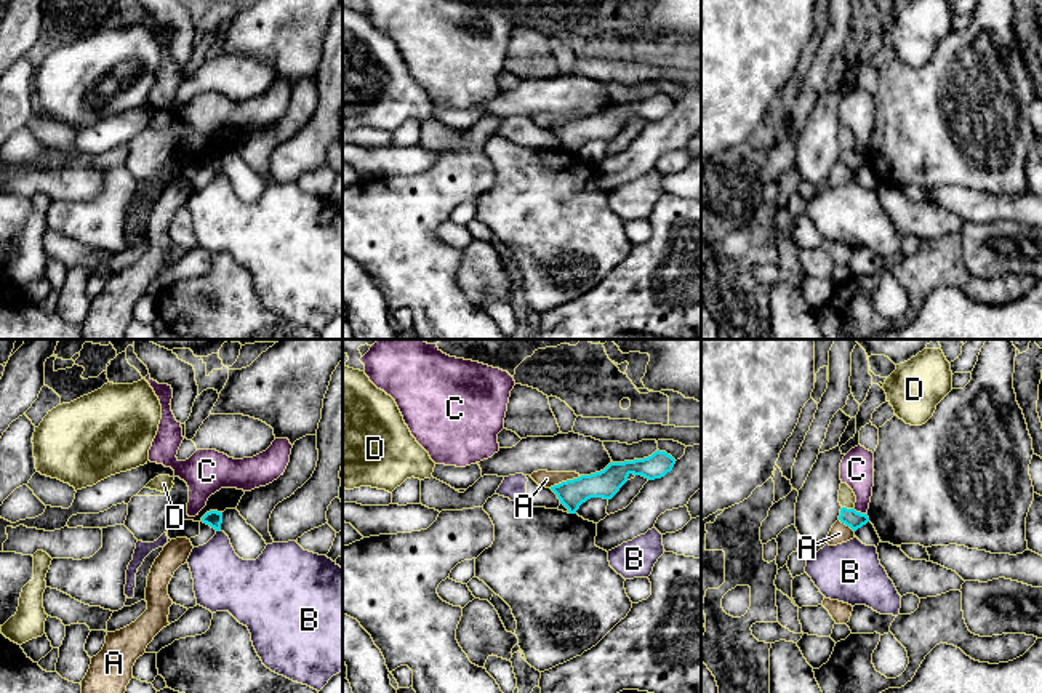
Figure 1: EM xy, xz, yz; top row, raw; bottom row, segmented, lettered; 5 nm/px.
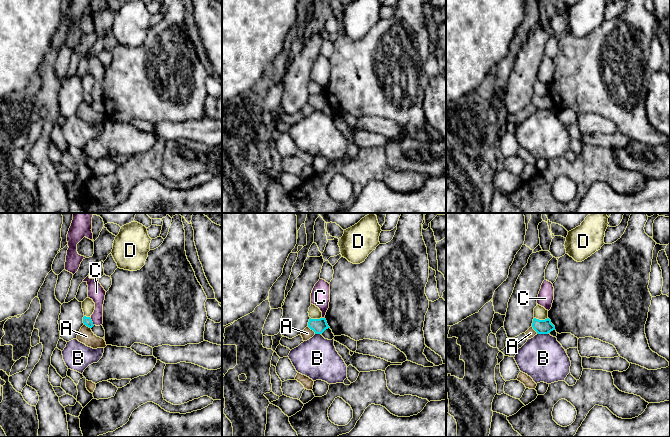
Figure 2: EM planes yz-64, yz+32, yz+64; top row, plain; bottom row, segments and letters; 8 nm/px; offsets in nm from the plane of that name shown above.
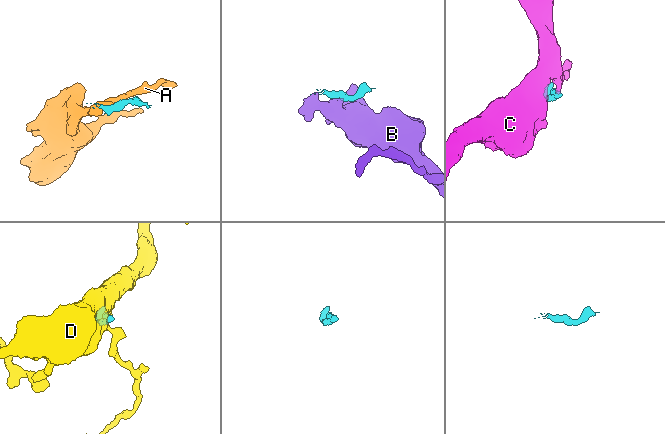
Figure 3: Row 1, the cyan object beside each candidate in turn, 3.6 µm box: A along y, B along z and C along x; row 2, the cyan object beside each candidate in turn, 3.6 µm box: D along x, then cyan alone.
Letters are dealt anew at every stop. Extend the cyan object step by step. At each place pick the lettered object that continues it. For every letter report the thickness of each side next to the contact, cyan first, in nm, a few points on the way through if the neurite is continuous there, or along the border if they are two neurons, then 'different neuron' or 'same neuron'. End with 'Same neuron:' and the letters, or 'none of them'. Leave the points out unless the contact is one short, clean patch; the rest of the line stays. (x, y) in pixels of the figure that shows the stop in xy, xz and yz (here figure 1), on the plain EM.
A: 140 nm thick on the cyan side, 80 nm on the other; border along xz (581, 117), (549, 128); different neuron
B: 80 nm thick on the cyan side, 280 nm on the other; border along xy (220, 170), (216, 173); different neuron
C: 90 nm thick on the cyan side, 180 nm on the other; border along yz (853, 149), (866, 156); different neuron
D: 90 nm thick on the cyan side, 90 nm on the other; border along yz (842, 148), (852, 151); different neuron
Same neuron: none of them

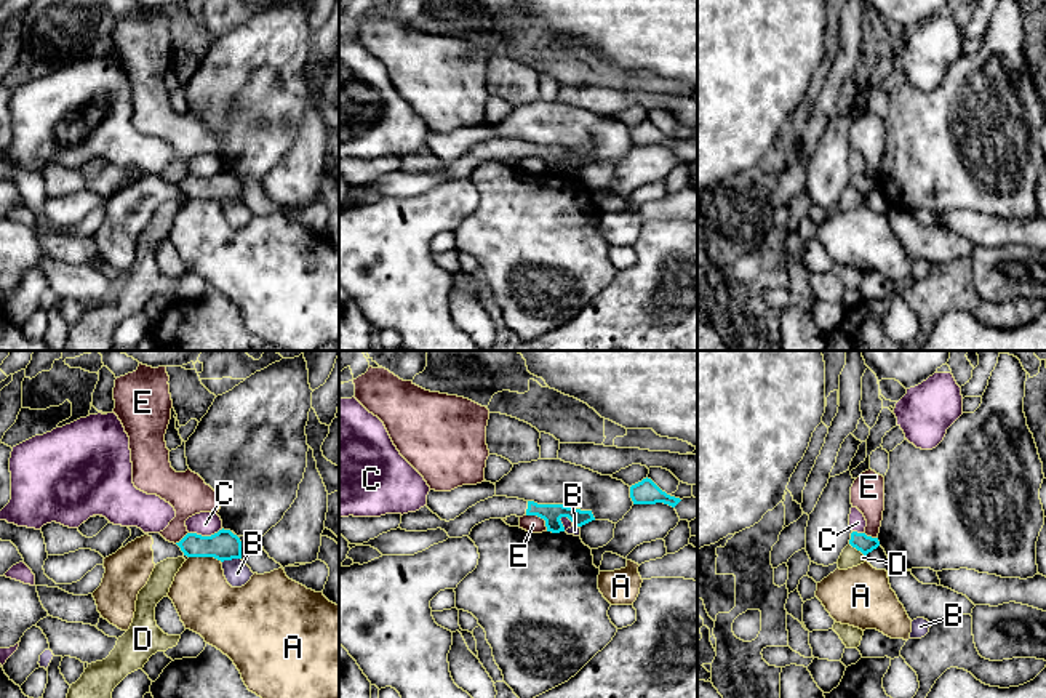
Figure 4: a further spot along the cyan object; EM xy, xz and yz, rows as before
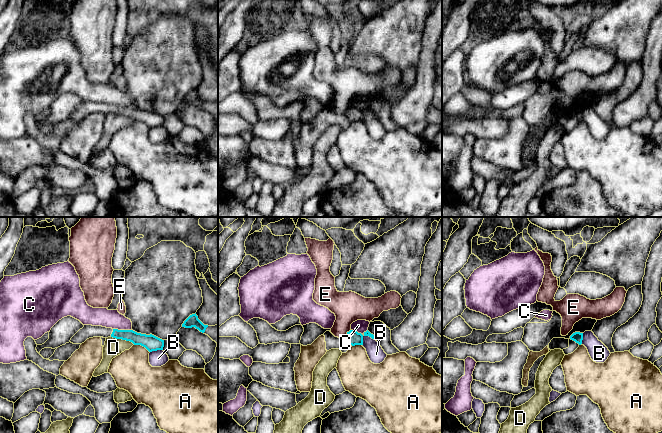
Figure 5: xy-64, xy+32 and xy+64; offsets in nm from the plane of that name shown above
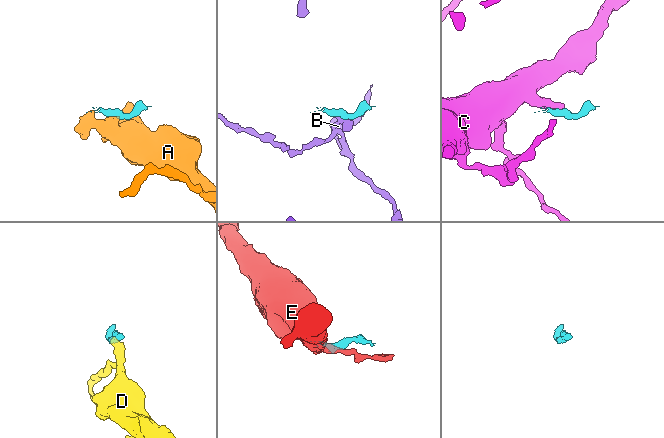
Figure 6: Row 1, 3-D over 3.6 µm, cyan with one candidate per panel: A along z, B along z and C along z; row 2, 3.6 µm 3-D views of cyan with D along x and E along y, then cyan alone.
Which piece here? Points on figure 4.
A: 150 nm thick on the cyan side, 300 nm on the other; border along xy (189, 197), (213, 197), (221, 202); different neuron
B: 150 nm thick on the cyan side, 130 nm on the other; border along xy (240, 199), (221, 204); different neuron
C: 150 nm thick on the cyan side, 120 nm on the other; border along xy (223, 170), (210, 176), (189, 175); different neuron
D: 90 nm thick on the cyan side, 100 nm on the other; border along yz (850, 184), (864, 197); different neuron
E: 100 nm thick on the cyan side, 90 nm on the other; border along xz (526, 156), (541, 159), (547, 172); different neuron
Same neuron: none of them

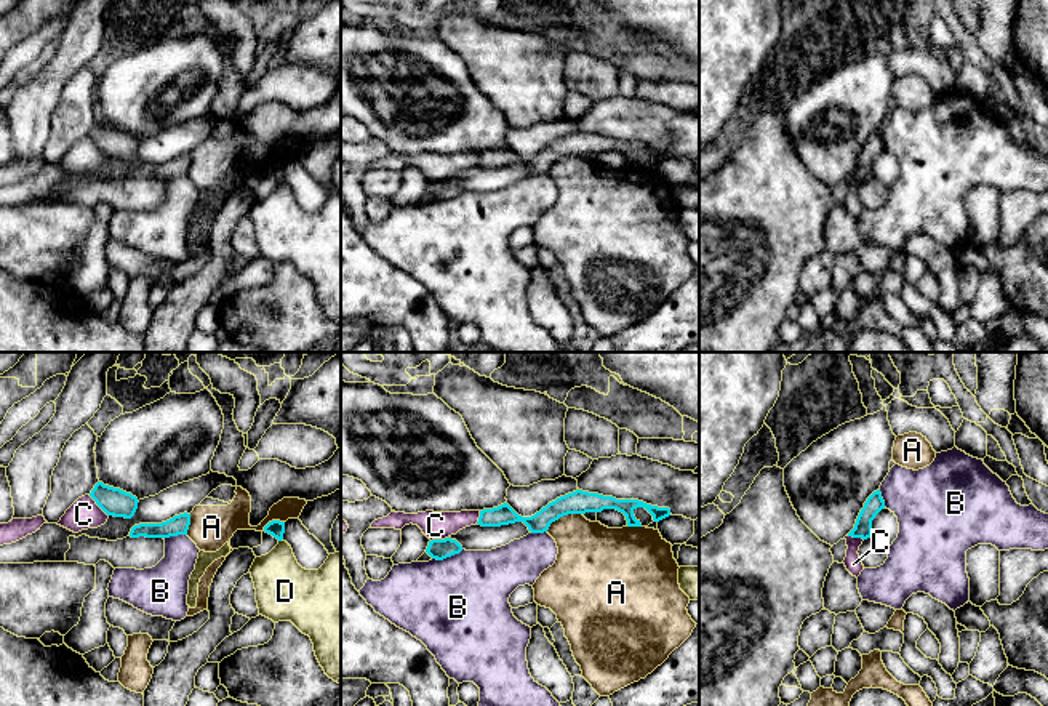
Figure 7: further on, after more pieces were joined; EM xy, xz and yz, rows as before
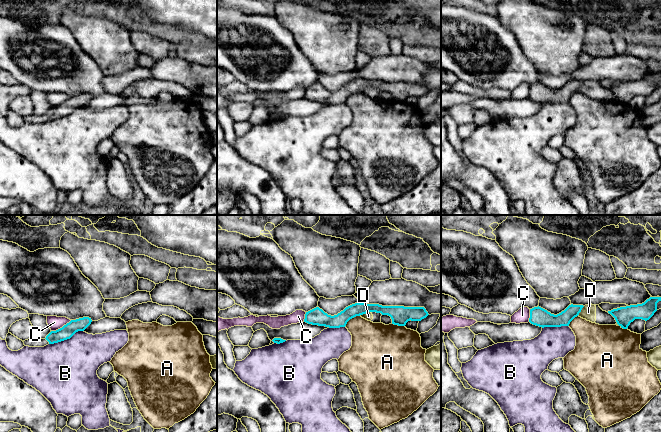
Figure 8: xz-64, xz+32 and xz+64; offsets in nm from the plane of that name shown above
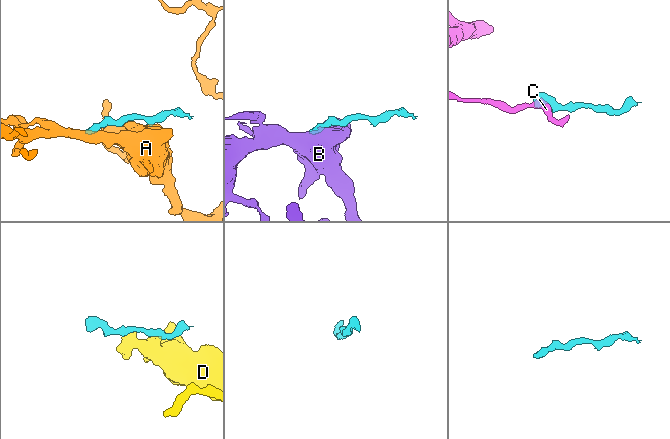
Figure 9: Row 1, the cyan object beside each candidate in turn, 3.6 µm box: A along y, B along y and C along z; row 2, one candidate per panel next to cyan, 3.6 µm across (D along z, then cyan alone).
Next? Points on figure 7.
A: 120 nm thick on the cyan side, 340 nm on the other; border along xz (581, 154), (564, 156), (546, 172); different neuron
B: 100 nm thick on the cyan side, 480 nm on the other; different neuron
C: 140 nm thick on the cyan side, 150 nm on the other; border along xy (88, 136), (108, 157); different neuron
D: 80 nm thick on the cyan side, 280 nm on the other; border along xy (282, 180), (279, 183); different neuron
Same neuron: none of them

